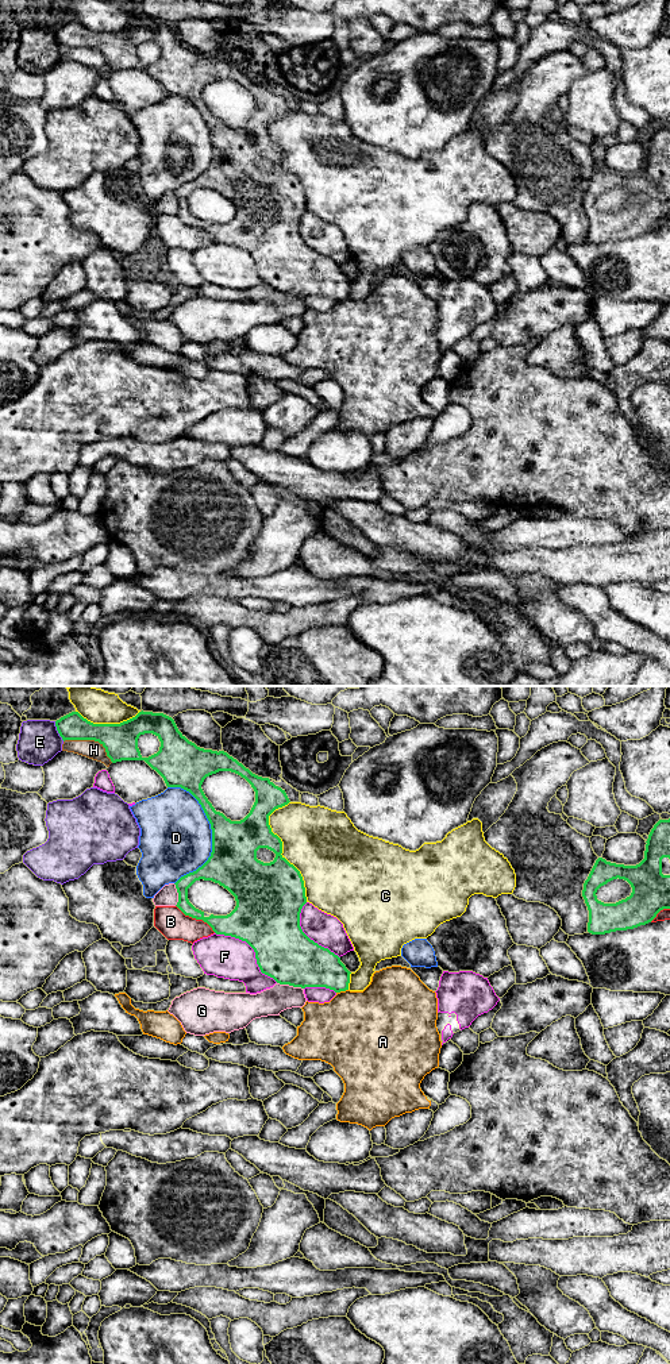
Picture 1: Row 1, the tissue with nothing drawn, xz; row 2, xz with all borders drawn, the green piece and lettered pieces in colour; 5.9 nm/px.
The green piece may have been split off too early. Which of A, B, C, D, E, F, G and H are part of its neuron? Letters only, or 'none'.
none

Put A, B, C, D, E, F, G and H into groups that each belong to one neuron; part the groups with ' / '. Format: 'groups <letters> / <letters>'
groups A / B / C / D / E / F / G / H

